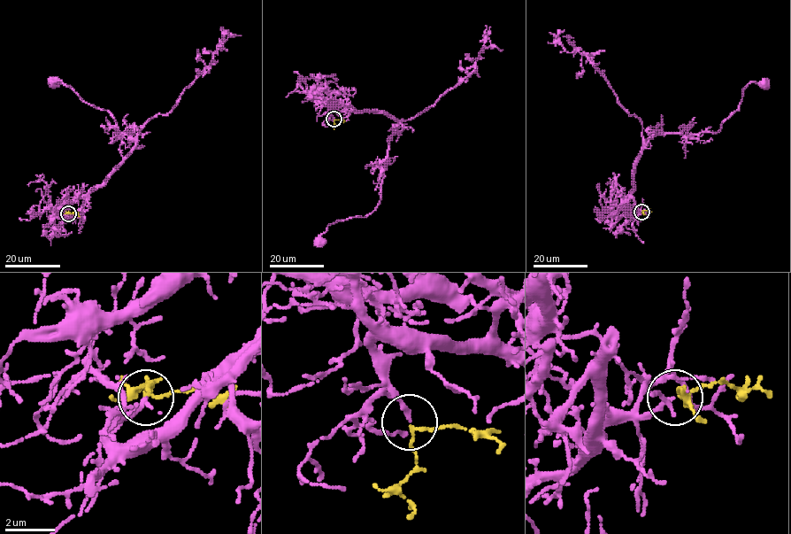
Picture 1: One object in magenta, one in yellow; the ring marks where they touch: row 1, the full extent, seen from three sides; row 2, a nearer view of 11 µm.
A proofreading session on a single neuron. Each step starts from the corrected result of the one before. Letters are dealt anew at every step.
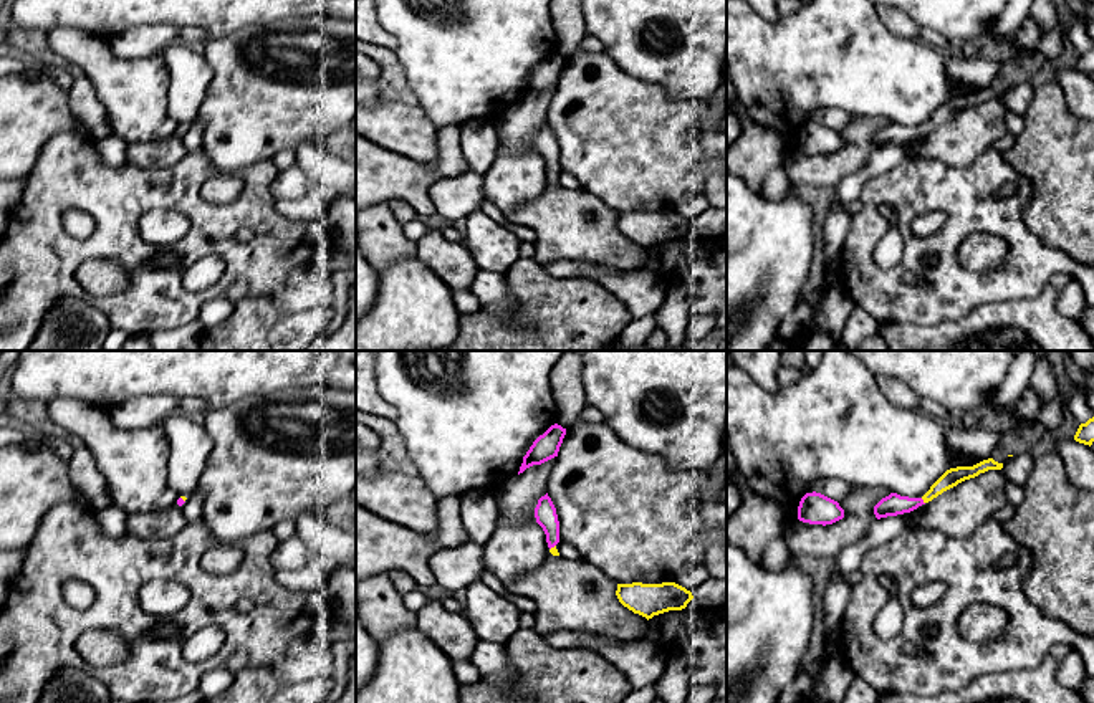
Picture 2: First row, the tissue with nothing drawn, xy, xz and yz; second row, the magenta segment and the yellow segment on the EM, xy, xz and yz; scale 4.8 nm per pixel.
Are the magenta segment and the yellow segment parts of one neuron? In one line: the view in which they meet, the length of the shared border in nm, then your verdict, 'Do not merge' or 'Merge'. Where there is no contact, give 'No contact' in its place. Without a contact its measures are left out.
Touches magenta in yz. Shared border 40 nm. Merge

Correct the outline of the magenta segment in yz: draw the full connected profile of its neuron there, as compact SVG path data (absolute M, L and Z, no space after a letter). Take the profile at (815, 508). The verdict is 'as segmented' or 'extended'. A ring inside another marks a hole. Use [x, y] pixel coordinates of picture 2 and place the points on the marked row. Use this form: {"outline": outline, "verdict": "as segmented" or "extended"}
{"outline": "M806 493L798 506L798 519L809 524L832 524L844 518L844 509L837 501L821 495Z", "verdict": "as segmented"}

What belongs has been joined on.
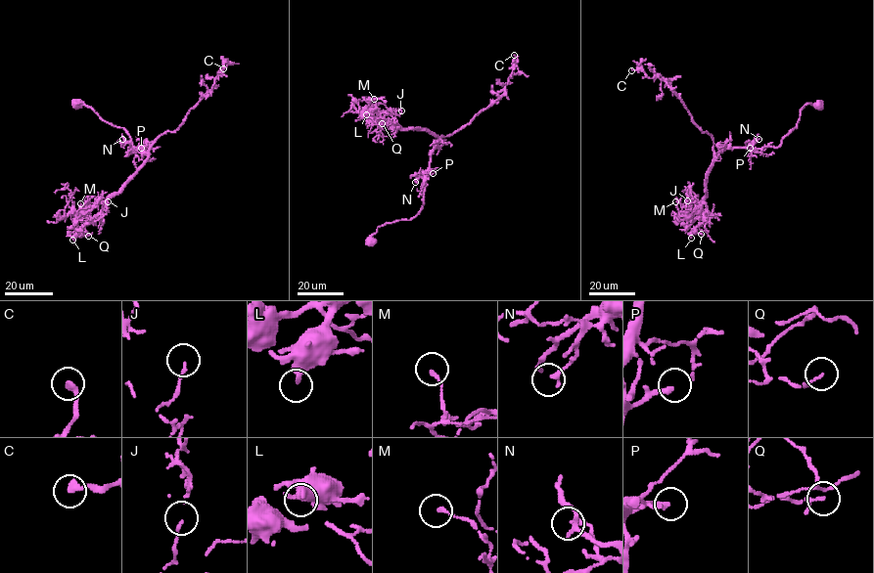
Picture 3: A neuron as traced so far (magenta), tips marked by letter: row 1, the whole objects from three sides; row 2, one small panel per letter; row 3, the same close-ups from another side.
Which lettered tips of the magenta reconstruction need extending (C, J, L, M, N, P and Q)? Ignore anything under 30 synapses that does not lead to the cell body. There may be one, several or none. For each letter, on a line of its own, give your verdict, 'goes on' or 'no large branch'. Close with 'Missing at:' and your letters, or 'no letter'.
C: no large branch
J: no large branch
L: no large branch
M: no large branch
N: no large branch
P: no large branch
Q: no large branch
Missing at: no letter

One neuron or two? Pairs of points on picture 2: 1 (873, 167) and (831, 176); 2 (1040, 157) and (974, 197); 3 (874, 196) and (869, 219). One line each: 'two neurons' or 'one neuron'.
1: two neurons
2: two neurons
3: one neuron

